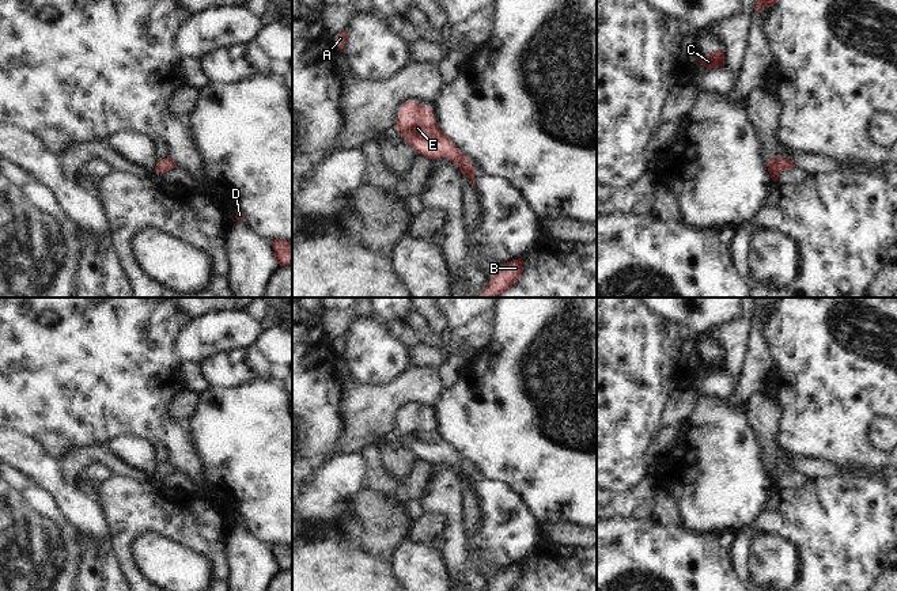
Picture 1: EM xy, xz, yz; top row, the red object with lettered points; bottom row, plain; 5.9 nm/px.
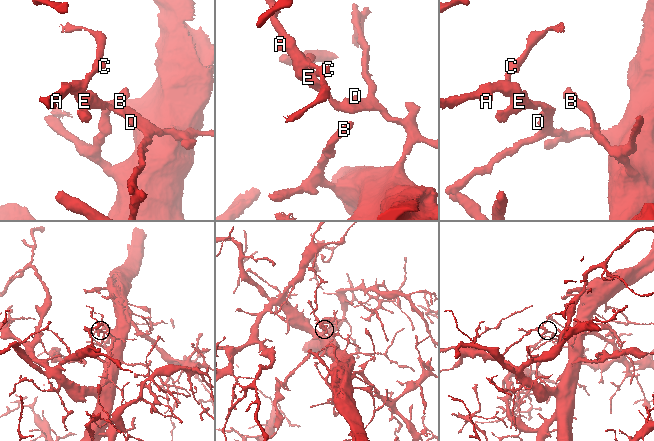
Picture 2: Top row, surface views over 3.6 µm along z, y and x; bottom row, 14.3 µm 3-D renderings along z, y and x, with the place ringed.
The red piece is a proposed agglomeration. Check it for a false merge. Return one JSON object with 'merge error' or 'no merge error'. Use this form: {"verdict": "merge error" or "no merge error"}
{"verdict": "no merge error"}

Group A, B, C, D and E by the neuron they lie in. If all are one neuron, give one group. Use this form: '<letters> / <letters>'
A B C D E

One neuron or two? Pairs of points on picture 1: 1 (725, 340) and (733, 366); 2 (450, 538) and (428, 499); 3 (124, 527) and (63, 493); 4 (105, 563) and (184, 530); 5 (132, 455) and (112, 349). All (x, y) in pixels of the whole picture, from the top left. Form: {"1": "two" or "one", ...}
{"1": "one", "2": "one", "3": "two", "4": "two", "5": "two"}

